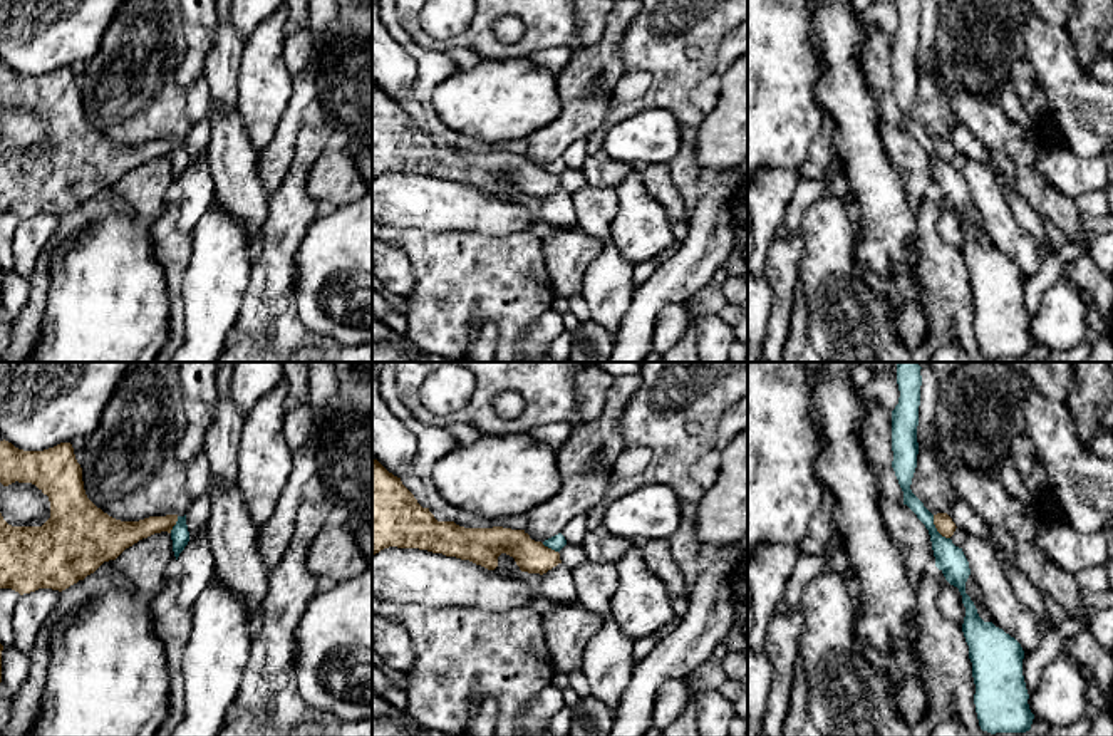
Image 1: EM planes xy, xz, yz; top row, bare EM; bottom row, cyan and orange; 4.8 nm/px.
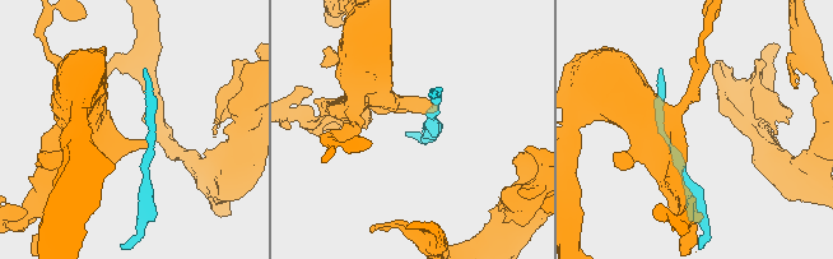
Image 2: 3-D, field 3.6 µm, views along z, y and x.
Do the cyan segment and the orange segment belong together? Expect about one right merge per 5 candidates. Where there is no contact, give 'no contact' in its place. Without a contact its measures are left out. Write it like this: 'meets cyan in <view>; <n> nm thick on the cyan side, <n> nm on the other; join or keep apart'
meets cyan in yz; 140 nm thick on the cyan side, 90 nm on the other; keep apart

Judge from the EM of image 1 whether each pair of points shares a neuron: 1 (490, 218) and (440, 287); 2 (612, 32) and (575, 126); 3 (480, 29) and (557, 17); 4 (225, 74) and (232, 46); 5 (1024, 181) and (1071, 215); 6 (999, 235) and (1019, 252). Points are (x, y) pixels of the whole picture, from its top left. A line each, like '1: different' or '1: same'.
1: different
2: same
3: same
4: same
5: same
6: same

